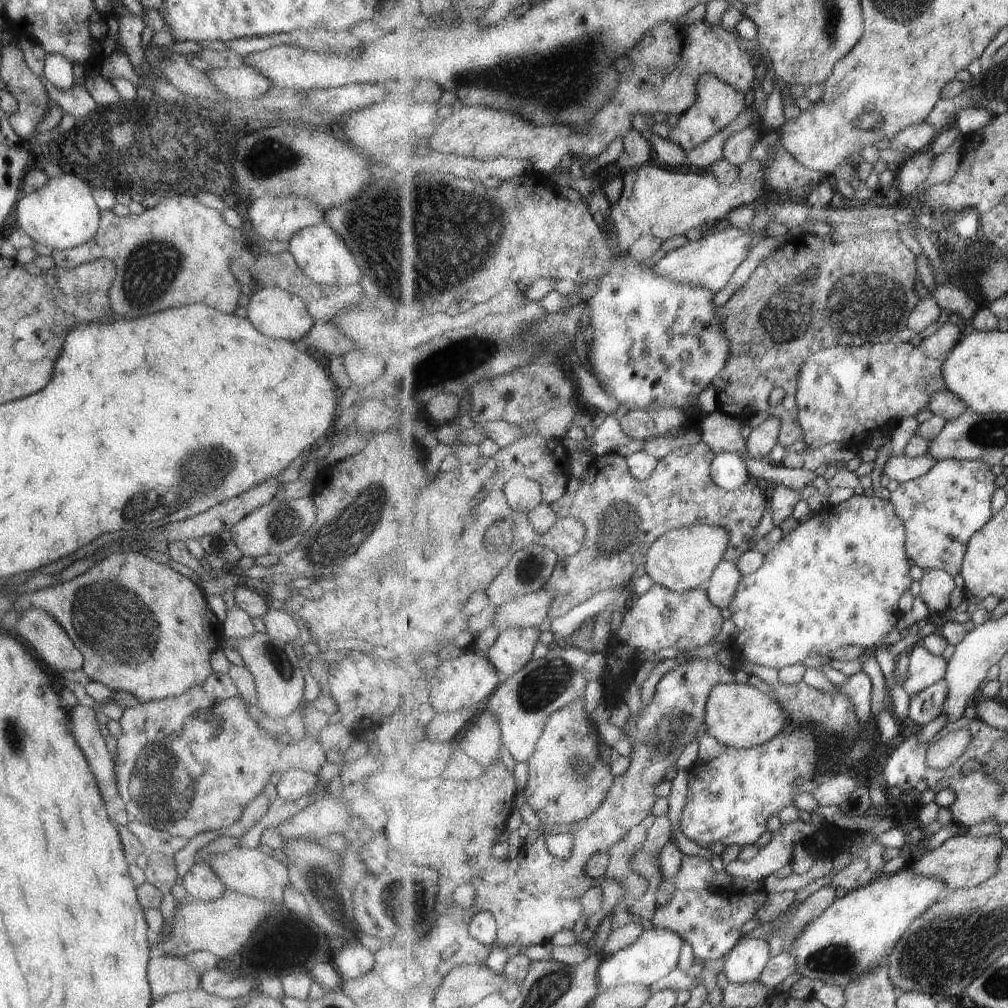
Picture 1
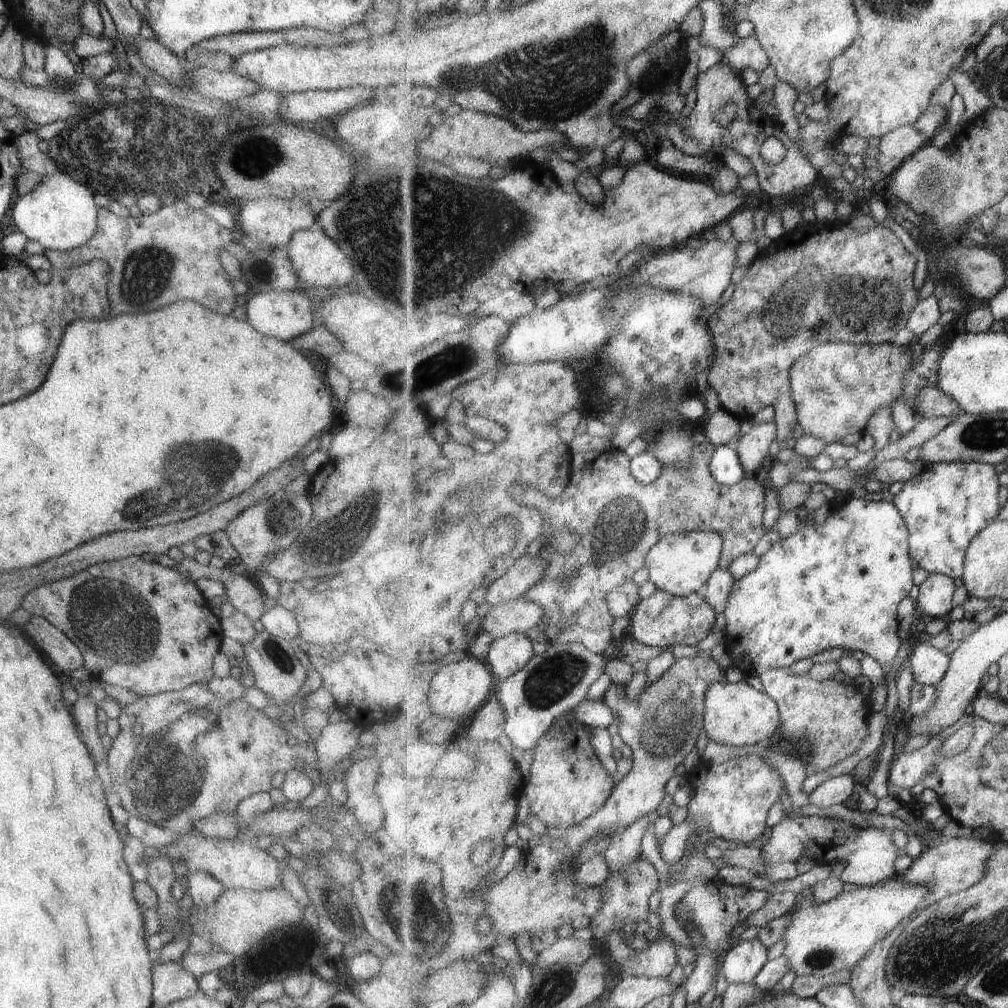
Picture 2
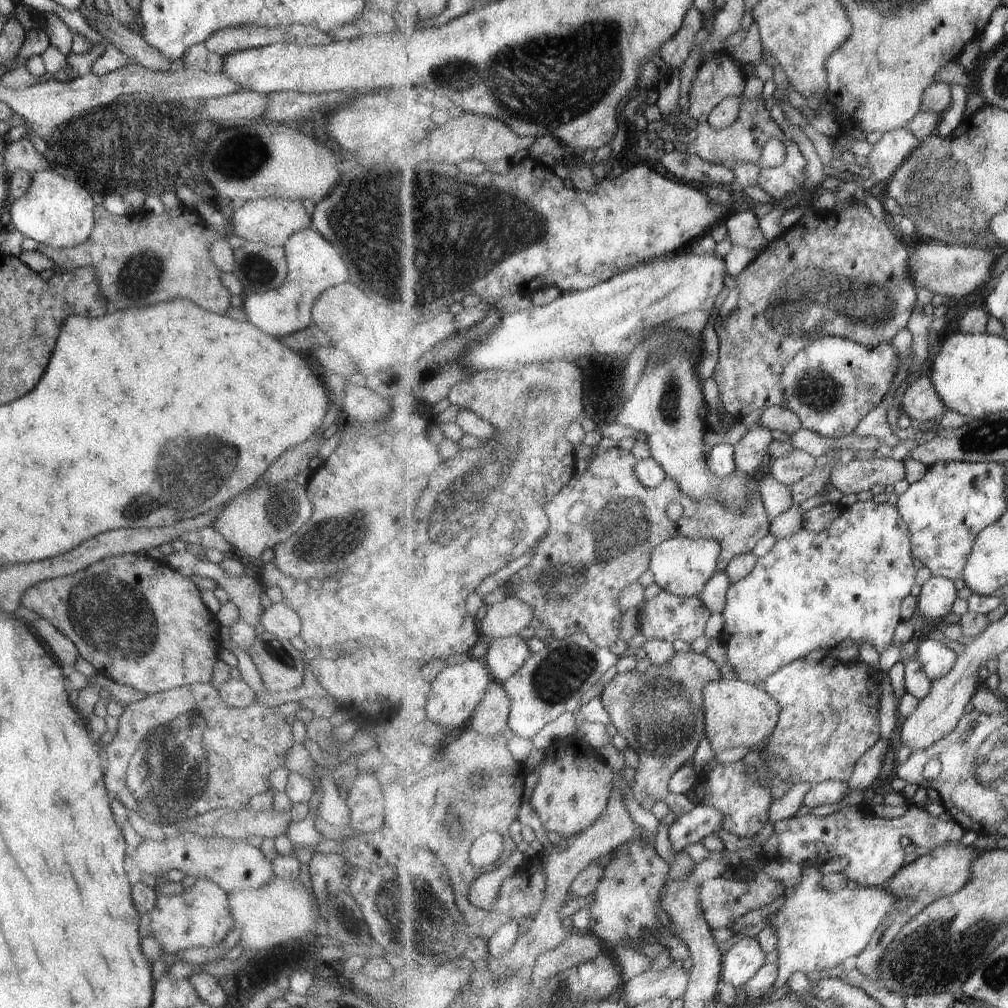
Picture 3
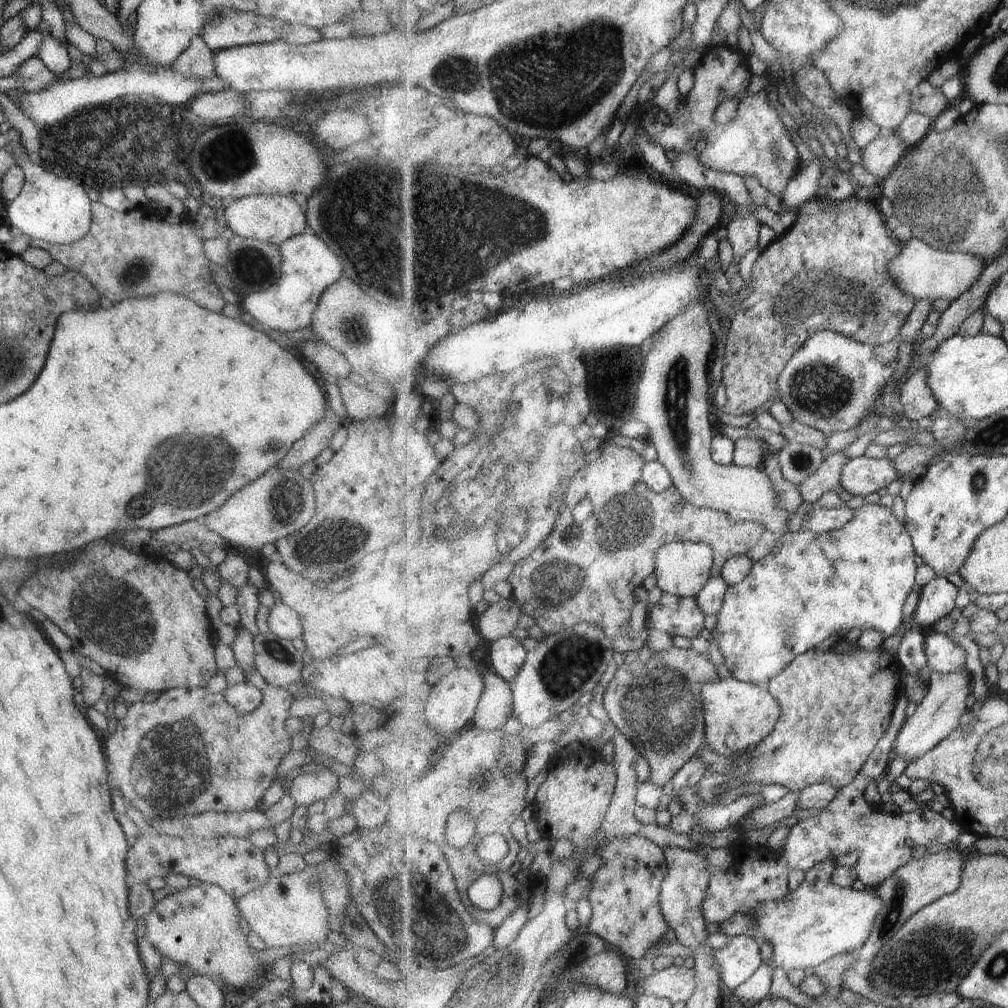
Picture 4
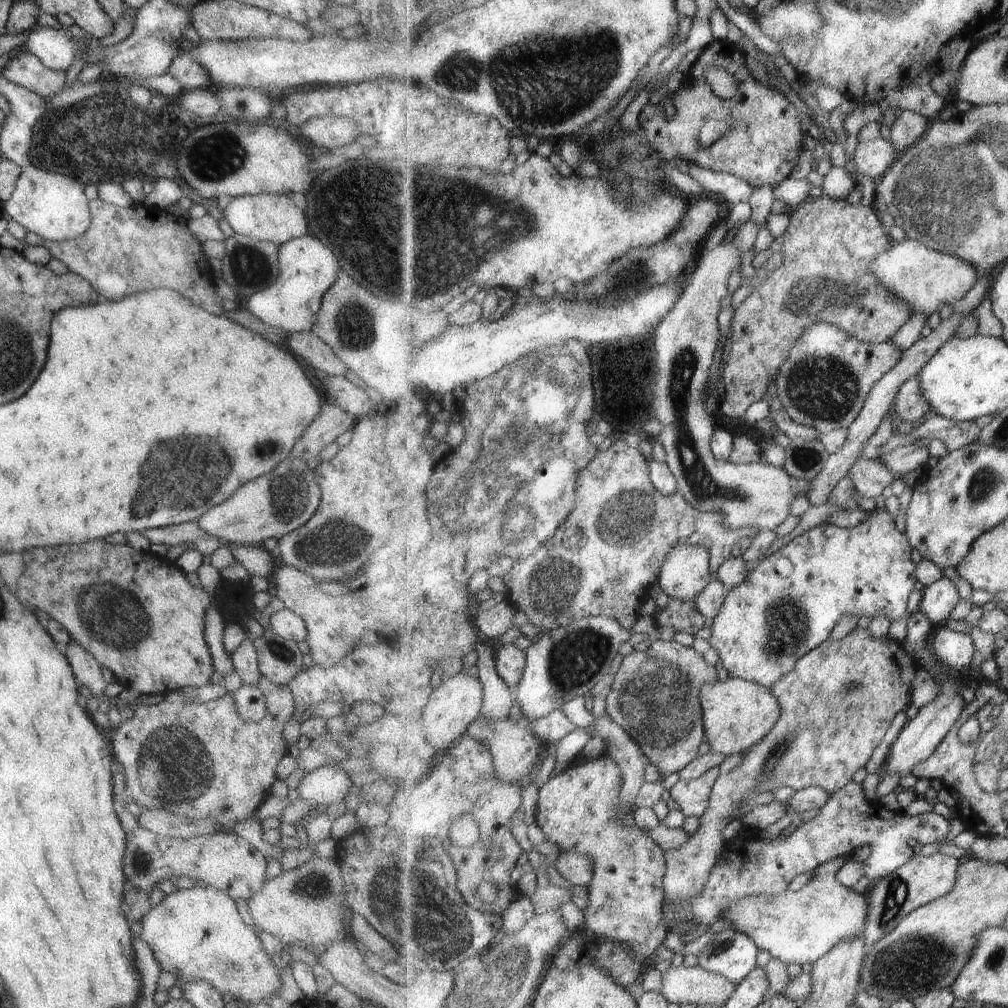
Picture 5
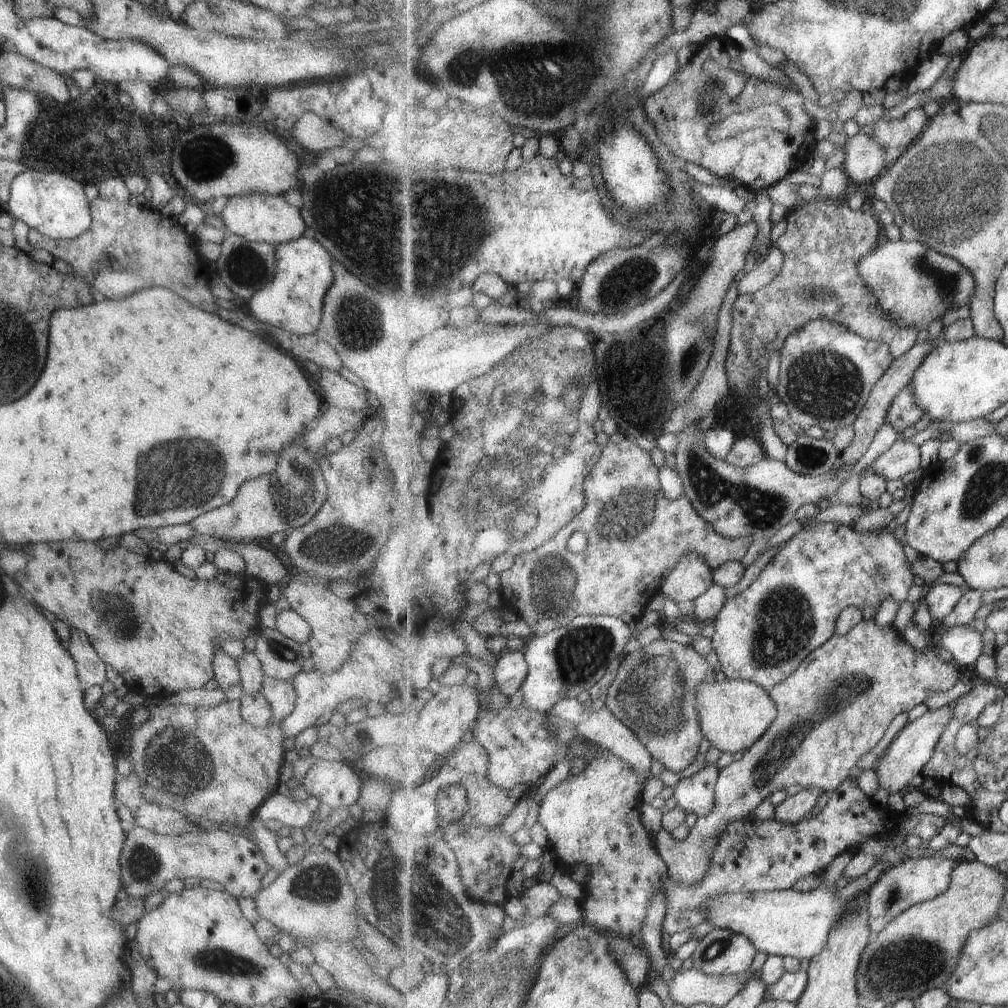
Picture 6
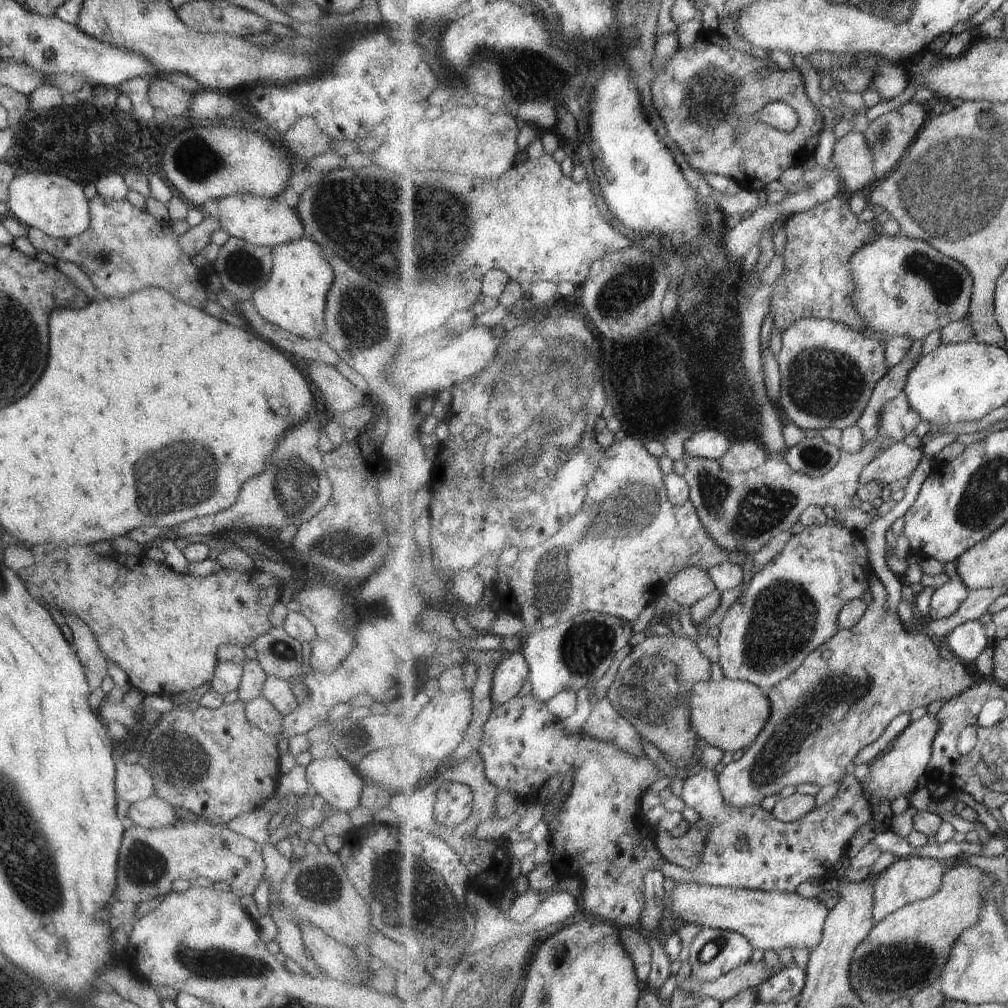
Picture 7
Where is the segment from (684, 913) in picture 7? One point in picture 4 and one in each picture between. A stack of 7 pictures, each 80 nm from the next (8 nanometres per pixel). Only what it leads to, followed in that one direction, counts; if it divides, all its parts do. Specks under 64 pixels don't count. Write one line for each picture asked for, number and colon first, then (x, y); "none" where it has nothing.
4: (820, 920)
5: (798, 927)
6: (788, 923)

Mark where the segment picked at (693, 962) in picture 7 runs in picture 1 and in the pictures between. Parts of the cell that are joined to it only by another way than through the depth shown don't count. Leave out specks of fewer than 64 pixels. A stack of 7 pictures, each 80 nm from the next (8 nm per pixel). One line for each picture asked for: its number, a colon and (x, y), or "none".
1: (746, 963)
2: (744, 961)
3: (742, 961)
4: (737, 961)
5: (732, 954)
6: (722, 952)

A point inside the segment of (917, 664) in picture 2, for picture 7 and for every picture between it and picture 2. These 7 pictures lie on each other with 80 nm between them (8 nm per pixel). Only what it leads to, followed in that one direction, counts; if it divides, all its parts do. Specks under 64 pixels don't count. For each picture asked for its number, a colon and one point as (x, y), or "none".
3: (937, 659)
4: (945, 656)
5: (955, 650)
6: (965, 644)
7: (968, 641)

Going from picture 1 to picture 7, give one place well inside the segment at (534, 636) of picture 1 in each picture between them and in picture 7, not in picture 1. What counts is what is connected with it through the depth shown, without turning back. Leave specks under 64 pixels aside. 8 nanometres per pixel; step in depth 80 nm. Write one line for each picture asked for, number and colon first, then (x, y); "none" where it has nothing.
2: (508, 655)
3: (505, 657)
4: (507, 656)
5: (510, 661)
6: (511, 670)
7: (510, 677)

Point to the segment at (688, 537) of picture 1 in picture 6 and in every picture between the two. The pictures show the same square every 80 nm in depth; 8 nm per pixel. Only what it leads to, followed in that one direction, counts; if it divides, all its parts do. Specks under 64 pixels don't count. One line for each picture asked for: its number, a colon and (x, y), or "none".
2: (682, 564)
3: (682, 566)
4: (683, 568)
5: (686, 573)
6: (692, 578)

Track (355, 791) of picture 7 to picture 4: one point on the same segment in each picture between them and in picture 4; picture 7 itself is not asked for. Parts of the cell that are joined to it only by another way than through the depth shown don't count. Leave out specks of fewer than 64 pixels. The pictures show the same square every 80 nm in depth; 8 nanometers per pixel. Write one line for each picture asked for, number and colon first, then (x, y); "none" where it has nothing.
4: (311, 785)
5: (328, 784)
6: (334, 783)

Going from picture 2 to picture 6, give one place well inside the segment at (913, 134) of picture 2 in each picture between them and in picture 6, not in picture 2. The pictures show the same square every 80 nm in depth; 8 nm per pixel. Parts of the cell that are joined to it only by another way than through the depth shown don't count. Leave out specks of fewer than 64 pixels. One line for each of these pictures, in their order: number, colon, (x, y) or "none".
3: (891, 151)
4: (879, 158)
5: (873, 158)
6: (865, 160)

